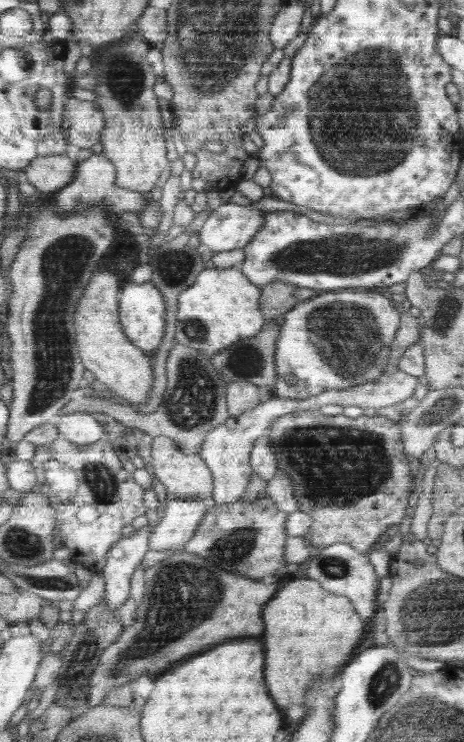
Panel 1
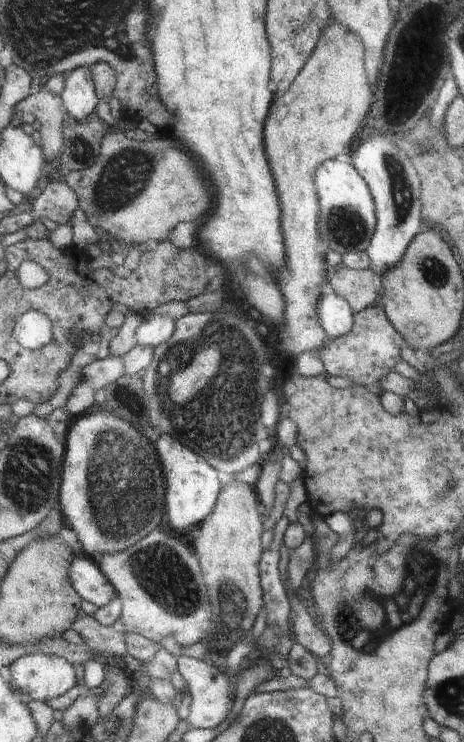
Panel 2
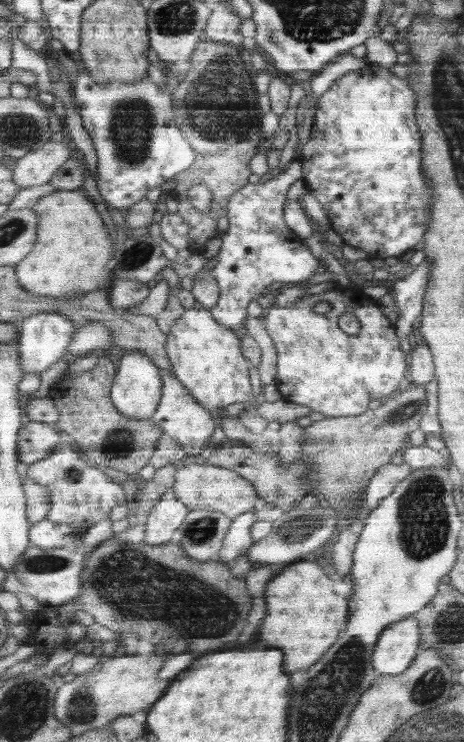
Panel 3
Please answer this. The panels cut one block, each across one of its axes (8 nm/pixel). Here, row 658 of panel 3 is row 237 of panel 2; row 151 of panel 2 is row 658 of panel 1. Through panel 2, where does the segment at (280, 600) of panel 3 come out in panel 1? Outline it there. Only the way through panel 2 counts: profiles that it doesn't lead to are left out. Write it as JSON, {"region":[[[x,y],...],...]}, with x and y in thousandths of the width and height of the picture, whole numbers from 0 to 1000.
{"region":[[[664,778],[621,784],[586,806],[586,814],[569,819],[569,836],[578,836],[578,852],[569,852],[569,868],[578,868],[578,927],[586,927],[586,938],[595,938],[595,949],[603,949],[603,954],[659,949],[668,922],[690,916],[690,911],[703,911],[707,903],[750,892],[759,876],[784,854],[784,841],[763,825],[754,809],[698,798],[681,782]]]}

